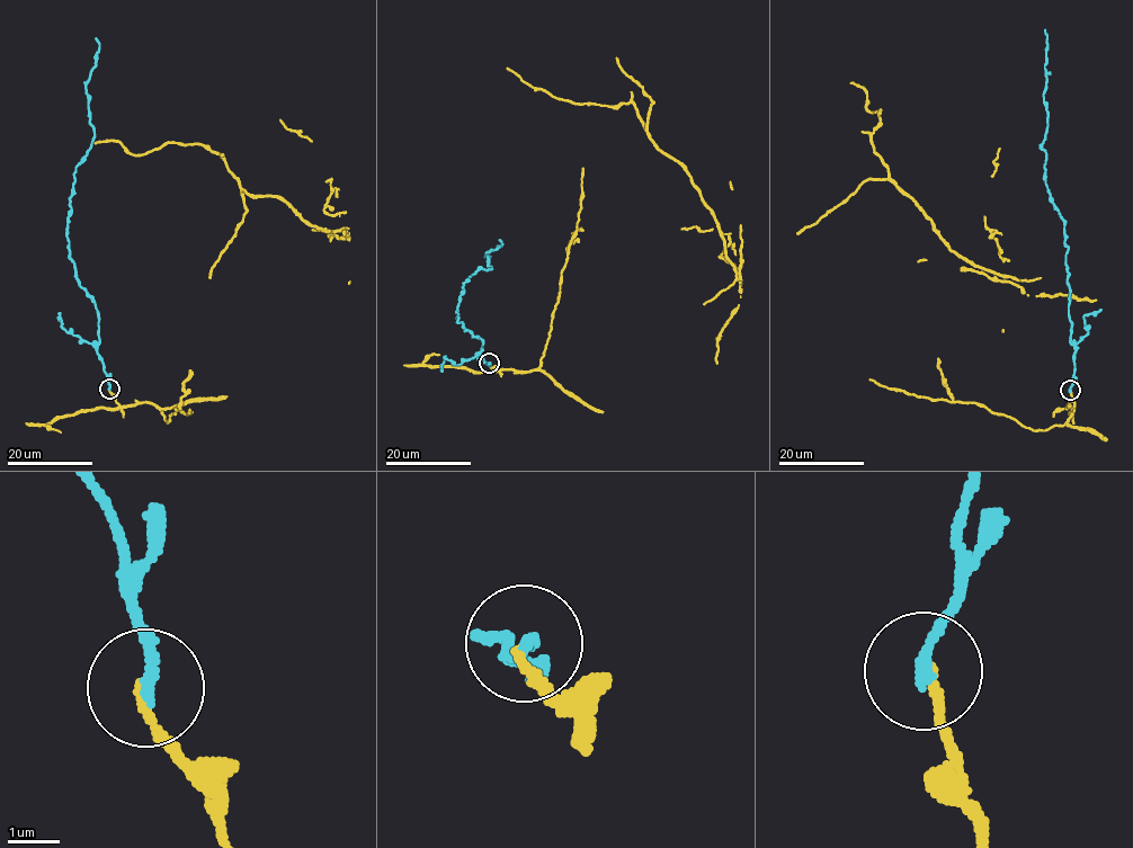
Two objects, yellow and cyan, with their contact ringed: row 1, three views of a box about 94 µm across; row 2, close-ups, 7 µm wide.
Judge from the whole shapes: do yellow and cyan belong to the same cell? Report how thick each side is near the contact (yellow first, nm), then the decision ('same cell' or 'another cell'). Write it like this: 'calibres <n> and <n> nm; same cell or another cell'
calibres 150 and 240 nm; another cell

